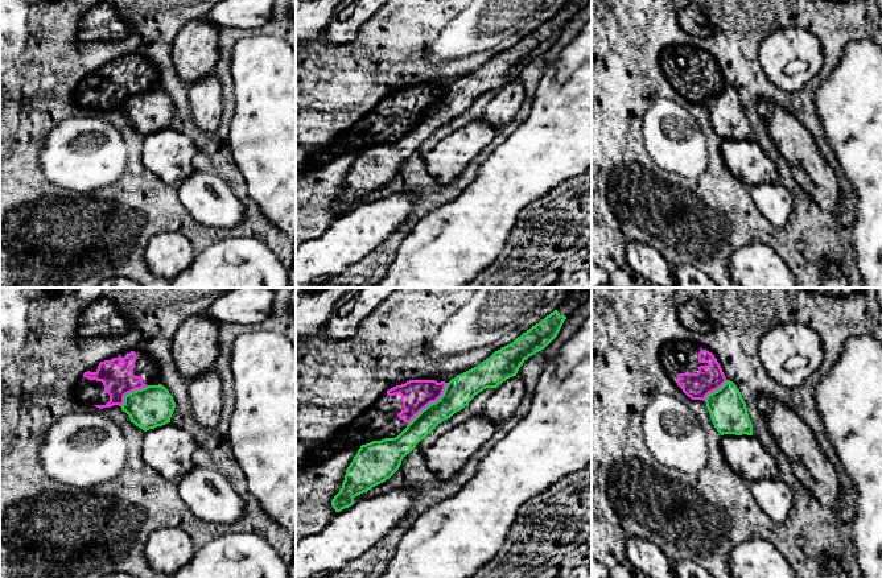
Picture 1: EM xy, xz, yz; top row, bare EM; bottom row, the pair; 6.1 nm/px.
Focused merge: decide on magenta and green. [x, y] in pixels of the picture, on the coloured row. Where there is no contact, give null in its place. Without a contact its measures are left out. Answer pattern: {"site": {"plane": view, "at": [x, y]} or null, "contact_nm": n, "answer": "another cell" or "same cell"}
{"site": {"plane": "xz", "at": [431, 403]}, "contact_nm": 340, "answer": "another cell"}

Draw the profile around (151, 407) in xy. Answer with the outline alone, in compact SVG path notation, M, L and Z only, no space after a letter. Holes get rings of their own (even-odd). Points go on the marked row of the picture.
M161 384L148 385L145 388L136 389L125 395L124 404L121 405L121 410L129 416L131 422L133 422L144 432L170 422L170 417L174 412L174 408L176 408L176 402L173 400L173 396Z

